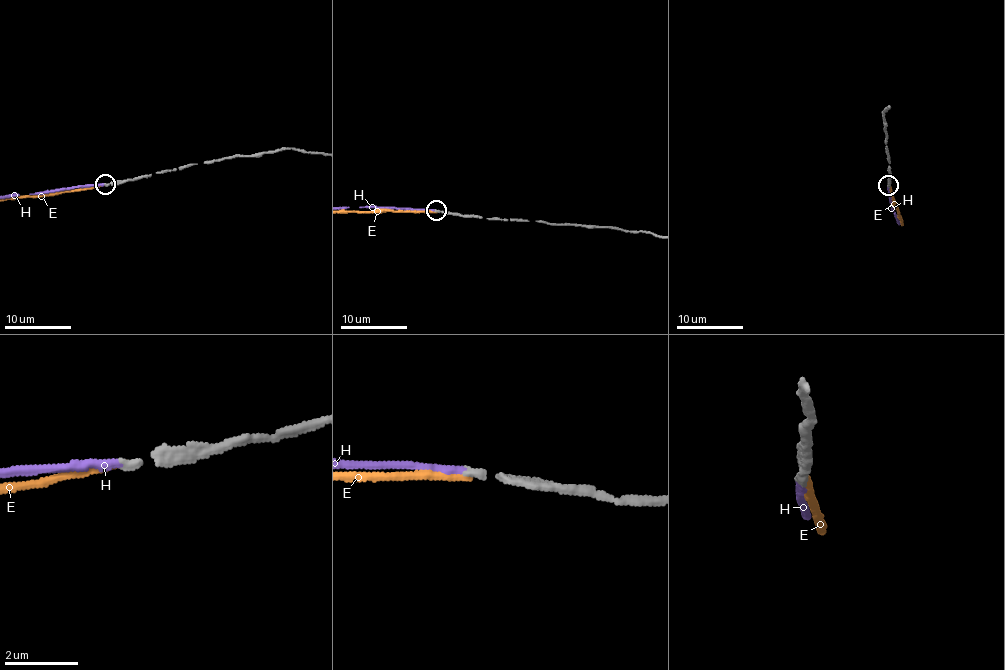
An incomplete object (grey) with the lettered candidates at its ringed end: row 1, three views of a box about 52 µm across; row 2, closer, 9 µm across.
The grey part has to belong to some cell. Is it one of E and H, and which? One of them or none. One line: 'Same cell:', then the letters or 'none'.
Same cell: H

